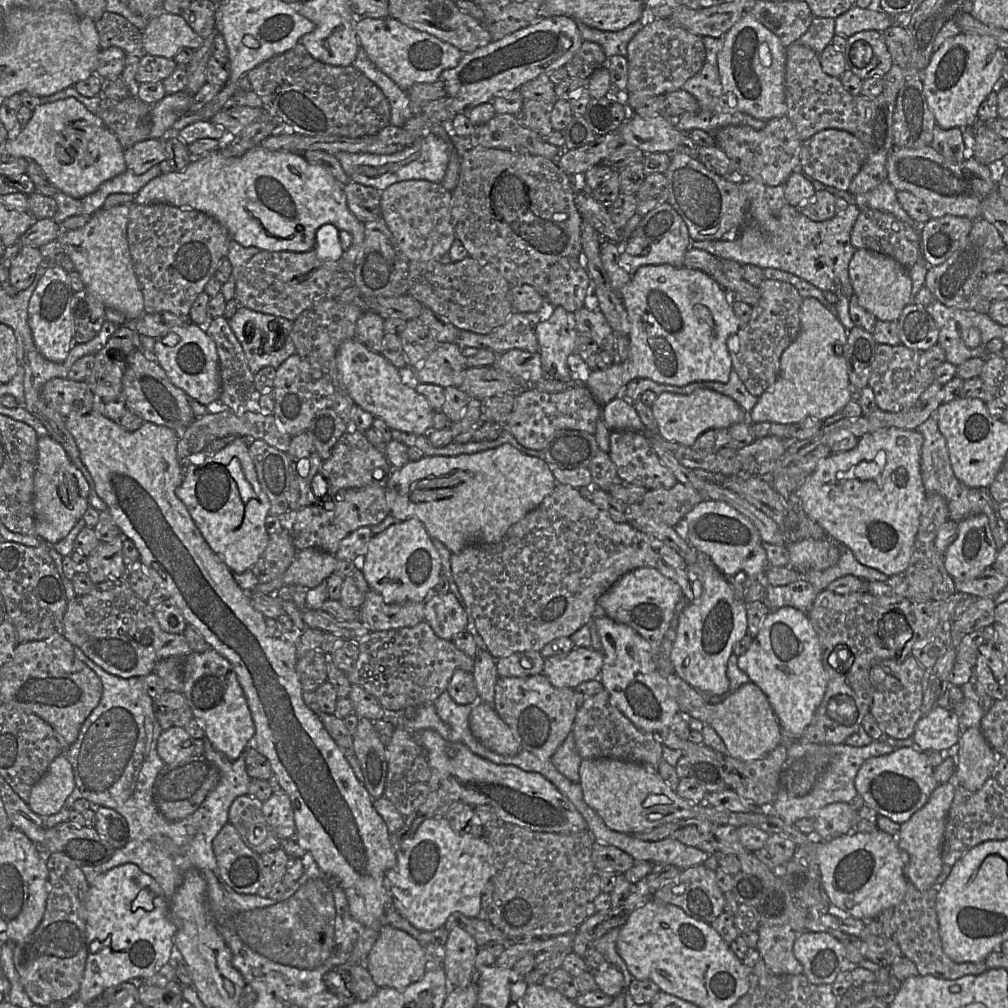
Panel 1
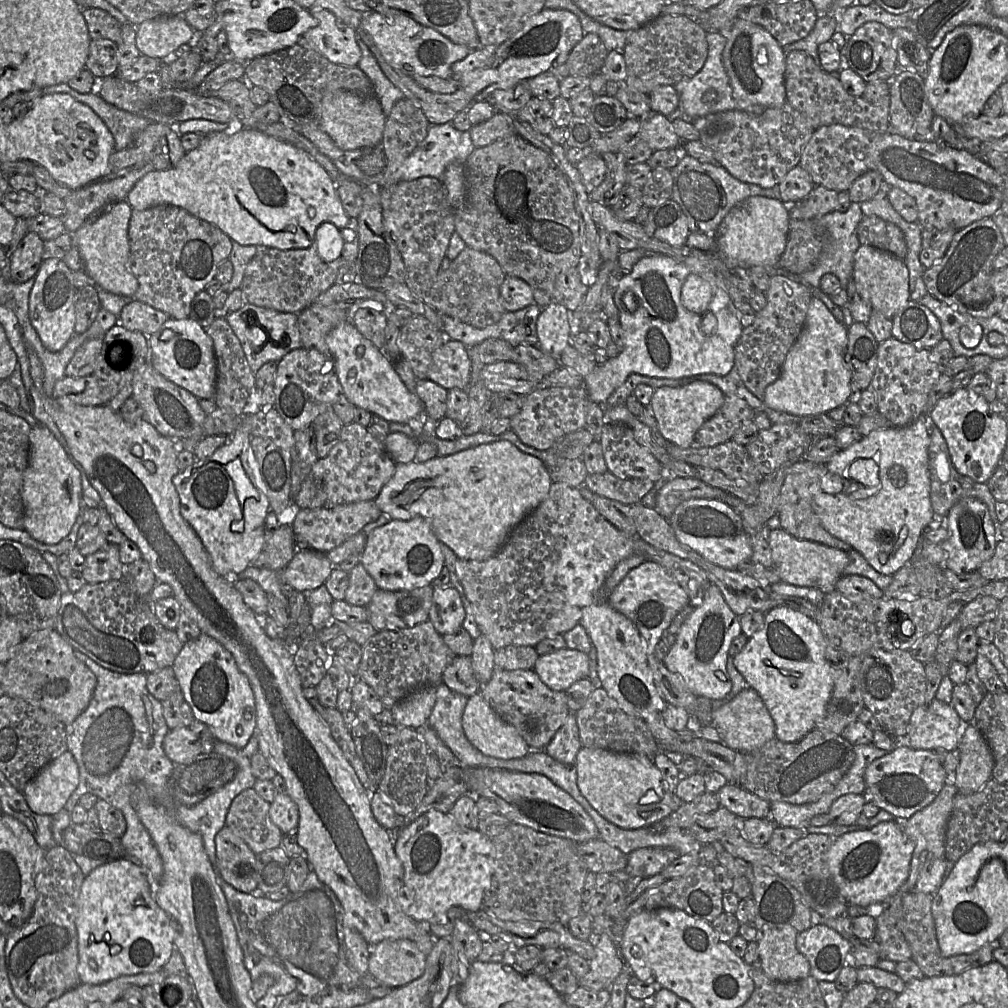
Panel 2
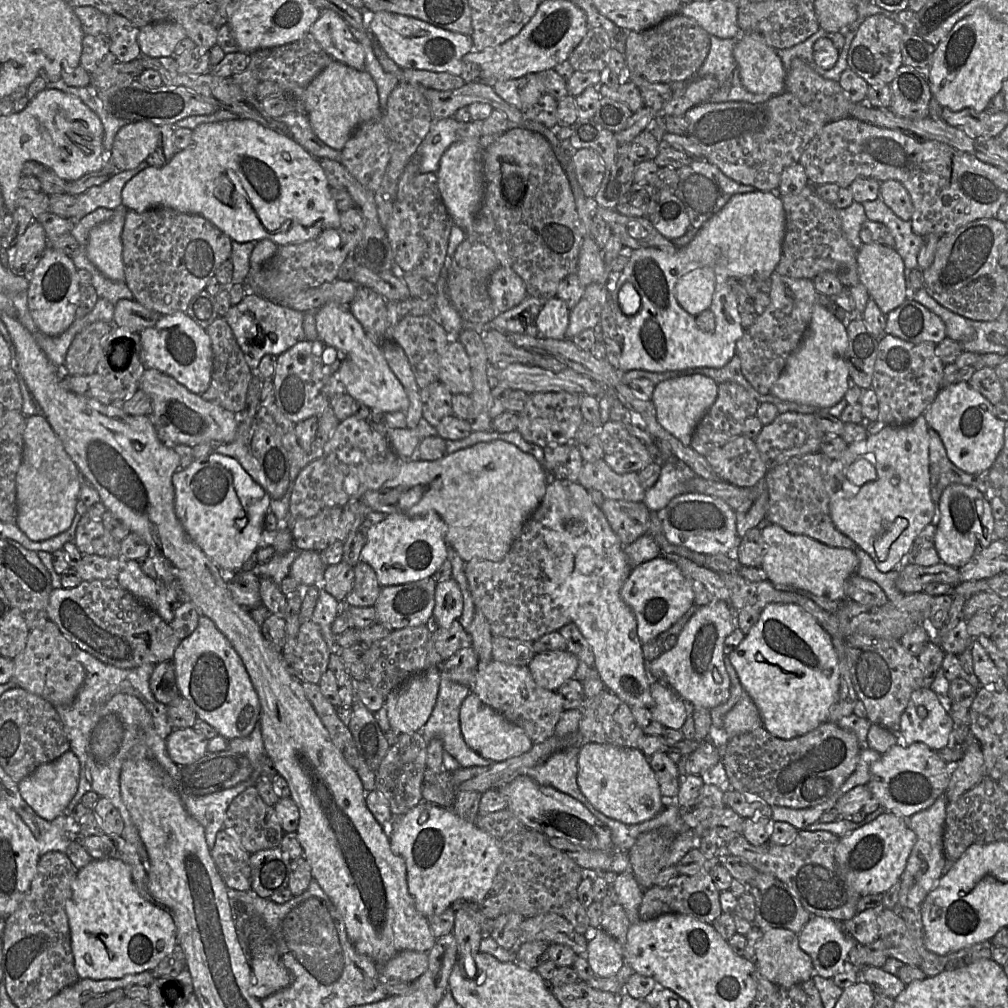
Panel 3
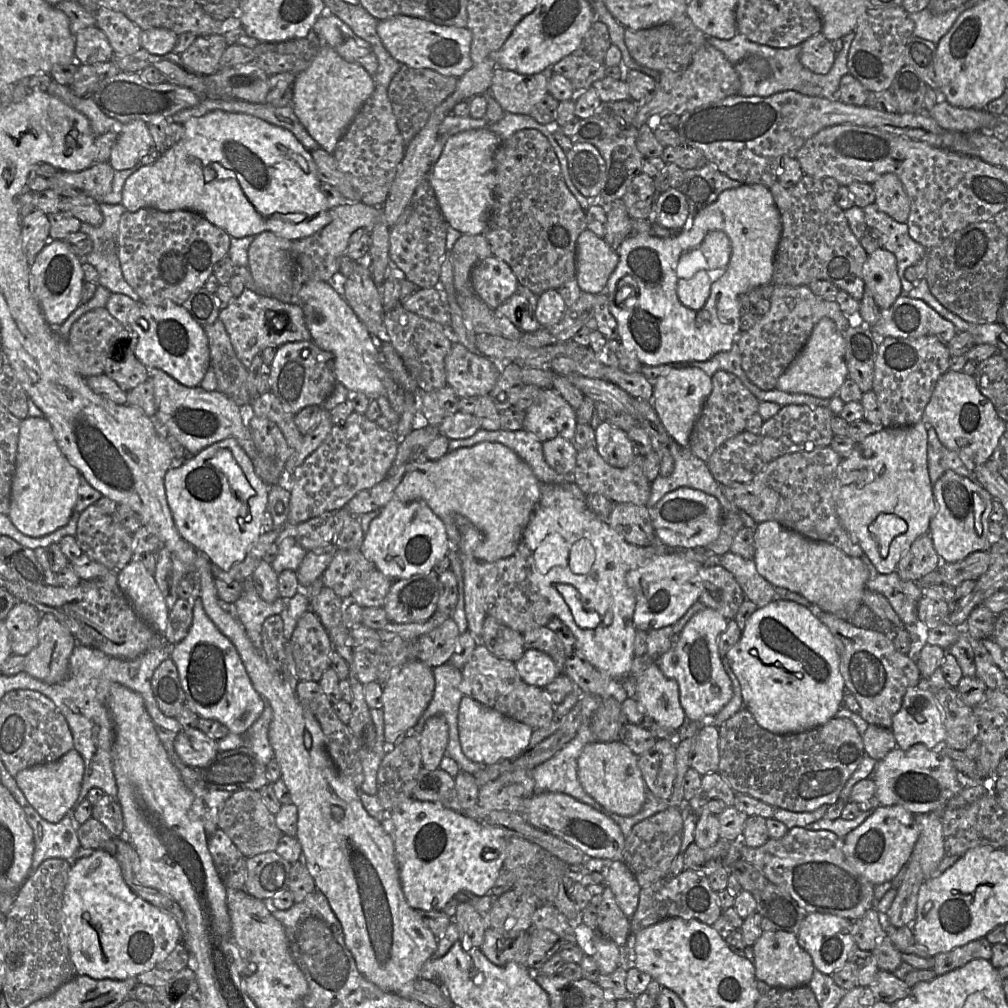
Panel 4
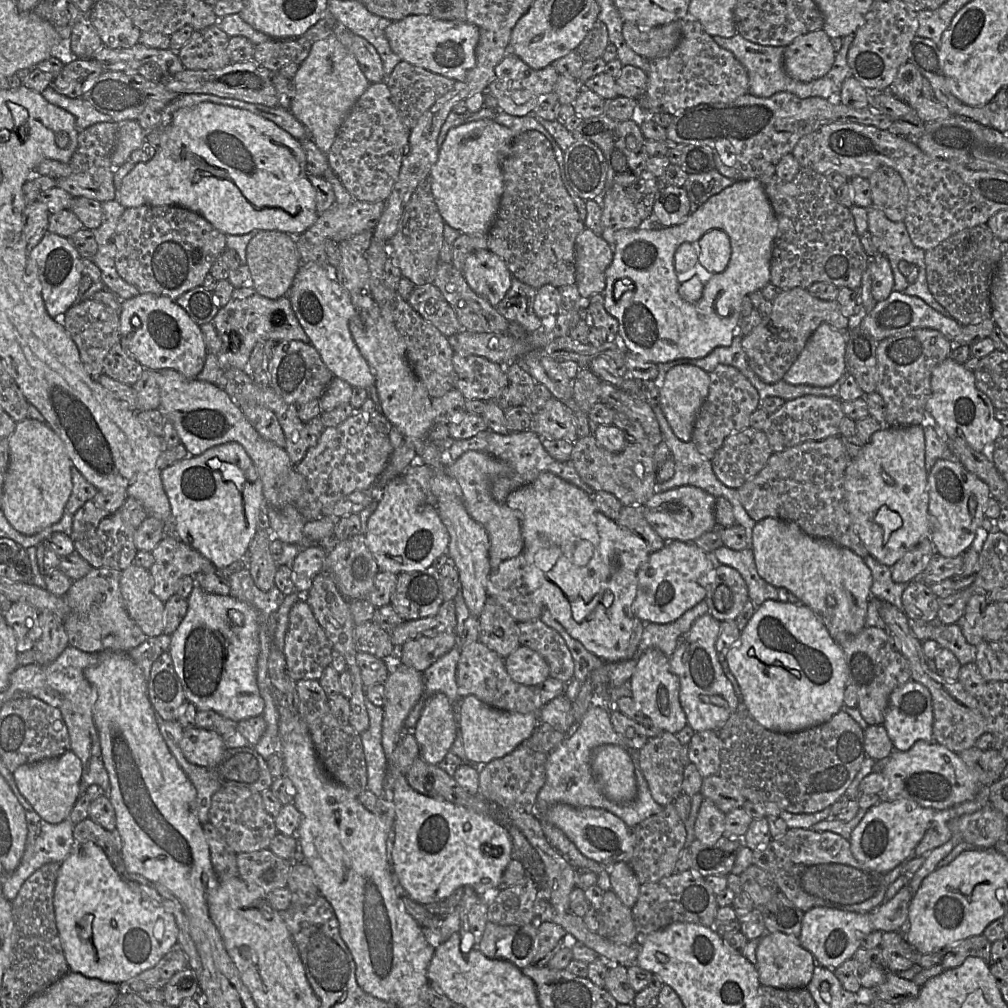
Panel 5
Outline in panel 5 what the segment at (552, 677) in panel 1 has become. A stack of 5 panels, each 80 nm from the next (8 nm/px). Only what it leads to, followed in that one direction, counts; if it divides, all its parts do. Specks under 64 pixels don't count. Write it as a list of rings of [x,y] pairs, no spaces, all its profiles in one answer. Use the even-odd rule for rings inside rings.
[[[519,647],[504,658],[507,673],[519,684],[534,687],[549,677],[549,666],[544,658],[528,647]]]

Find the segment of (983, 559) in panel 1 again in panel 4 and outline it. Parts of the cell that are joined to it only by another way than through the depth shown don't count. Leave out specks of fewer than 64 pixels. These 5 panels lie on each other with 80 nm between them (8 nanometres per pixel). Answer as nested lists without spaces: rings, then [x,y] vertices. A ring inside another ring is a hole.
[[[946,471],[933,485],[936,512],[930,521],[933,546],[943,562],[954,563],[974,551],[988,550],[993,498],[977,481]]]

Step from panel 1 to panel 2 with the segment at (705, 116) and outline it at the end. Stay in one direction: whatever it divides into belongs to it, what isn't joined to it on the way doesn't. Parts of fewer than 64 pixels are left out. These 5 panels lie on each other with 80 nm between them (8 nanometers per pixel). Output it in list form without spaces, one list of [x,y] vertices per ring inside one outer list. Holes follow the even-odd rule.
[[[709,32],[706,34],[708,43],[708,56],[703,68],[689,80],[682,80],[674,85],[679,95],[679,106],[674,117],[681,117],[687,122],[707,116],[709,114],[728,111],[741,110],[749,114],[760,115],[765,107],[737,99],[730,85],[729,77],[722,61],[722,52],[726,45],[726,34]]]

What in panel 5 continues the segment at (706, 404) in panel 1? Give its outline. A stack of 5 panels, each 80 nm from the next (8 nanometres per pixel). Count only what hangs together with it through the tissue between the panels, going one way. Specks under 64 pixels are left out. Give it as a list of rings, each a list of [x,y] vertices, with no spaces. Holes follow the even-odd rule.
[[[679,364],[669,369],[660,388],[660,402],[663,413],[674,434],[682,441],[692,440],[694,423],[709,392],[709,373],[693,364]]]

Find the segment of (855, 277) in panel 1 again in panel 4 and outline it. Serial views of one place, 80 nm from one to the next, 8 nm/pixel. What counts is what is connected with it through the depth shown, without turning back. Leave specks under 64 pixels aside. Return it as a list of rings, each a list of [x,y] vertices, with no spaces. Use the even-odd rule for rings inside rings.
[[[879,248],[868,255],[862,275],[865,287],[871,291],[880,310],[890,308],[903,294],[896,257],[884,248]]]

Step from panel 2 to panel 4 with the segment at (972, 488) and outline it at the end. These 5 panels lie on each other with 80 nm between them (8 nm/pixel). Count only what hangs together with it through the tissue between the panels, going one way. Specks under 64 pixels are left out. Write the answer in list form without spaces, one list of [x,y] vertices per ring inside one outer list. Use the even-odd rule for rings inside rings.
[[[926,424],[928,433],[927,464],[932,486],[948,470],[977,481],[974,471],[968,470],[955,451],[946,448],[932,426]]]

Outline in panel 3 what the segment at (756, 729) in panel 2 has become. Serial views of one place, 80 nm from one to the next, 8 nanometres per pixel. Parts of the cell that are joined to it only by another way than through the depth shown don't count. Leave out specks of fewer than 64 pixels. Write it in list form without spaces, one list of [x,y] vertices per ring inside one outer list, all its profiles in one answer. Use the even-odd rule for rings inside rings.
[[[743,689],[738,702],[725,715],[723,729],[728,736],[736,736],[760,726],[762,726],[760,713],[753,700]]]

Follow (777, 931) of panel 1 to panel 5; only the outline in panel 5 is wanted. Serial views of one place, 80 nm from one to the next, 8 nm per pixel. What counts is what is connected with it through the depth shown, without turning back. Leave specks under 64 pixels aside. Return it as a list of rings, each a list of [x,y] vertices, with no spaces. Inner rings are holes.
[[[781,932],[765,933],[756,949],[756,968],[762,986],[779,989],[805,988],[812,978],[815,965],[813,955],[793,935]]]

